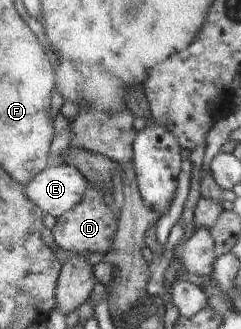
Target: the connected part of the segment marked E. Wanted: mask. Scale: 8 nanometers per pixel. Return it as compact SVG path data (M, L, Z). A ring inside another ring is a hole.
M55 163L45 168L30 184L24 187L27 194L43 211L53 217L59 217L76 208L85 199L89 180L75 166L65 163Z

